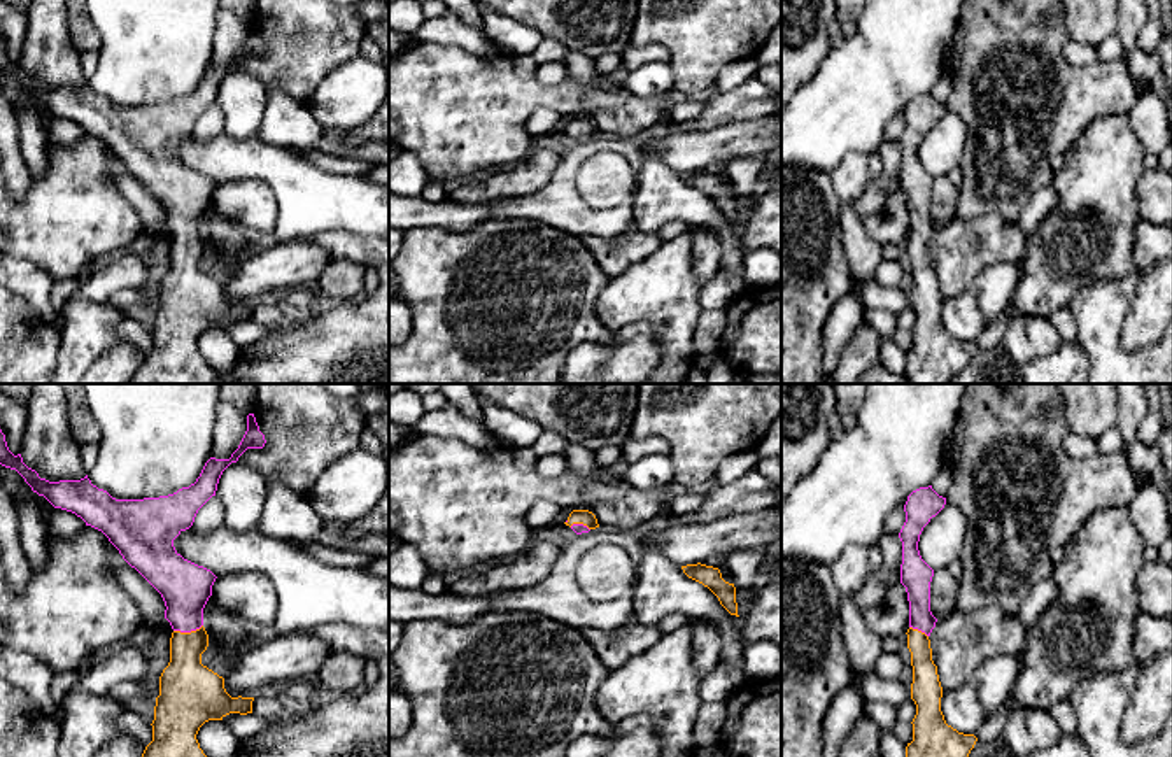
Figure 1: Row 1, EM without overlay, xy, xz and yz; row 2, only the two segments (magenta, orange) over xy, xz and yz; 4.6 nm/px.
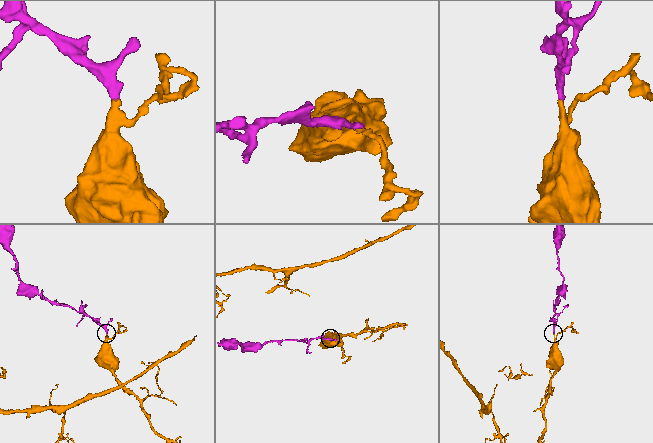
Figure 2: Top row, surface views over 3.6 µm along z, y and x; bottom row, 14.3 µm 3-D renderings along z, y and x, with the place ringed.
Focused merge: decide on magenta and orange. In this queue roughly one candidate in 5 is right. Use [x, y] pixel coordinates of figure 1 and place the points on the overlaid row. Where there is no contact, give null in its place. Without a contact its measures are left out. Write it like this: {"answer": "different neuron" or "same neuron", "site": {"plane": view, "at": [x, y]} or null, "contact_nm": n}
{"answer": "same neuron", "site": {"plane": "xy", "at": [188, 631]}, "contact_nm": 140}

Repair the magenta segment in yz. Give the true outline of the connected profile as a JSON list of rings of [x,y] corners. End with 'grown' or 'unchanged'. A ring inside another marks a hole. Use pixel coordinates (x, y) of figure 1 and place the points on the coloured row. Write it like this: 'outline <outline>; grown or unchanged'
outline [[[932,485],[920,487],[904,505],[906,522],[899,533],[902,541],[900,584],[909,601],[907,648],[911,652],[911,699],[916,704],[913,741],[906,757],[969,757],[978,738],[964,734],[946,724],[941,711],[943,687],[932,661],[930,633],[937,619],[930,612],[930,582],[934,570],[921,559],[918,541],[923,527],[946,505]]]; grown

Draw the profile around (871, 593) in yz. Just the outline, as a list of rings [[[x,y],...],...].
[[[885,562],[876,570],[874,577],[865,580],[858,592],[853,594],[853,601],[860,612],[878,605],[885,592],[900,582],[900,566],[890,568]]]

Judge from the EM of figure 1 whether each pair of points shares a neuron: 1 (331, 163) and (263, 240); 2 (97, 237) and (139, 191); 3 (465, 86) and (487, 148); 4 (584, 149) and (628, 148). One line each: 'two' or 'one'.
1: two
2: two
3: one
4: one

